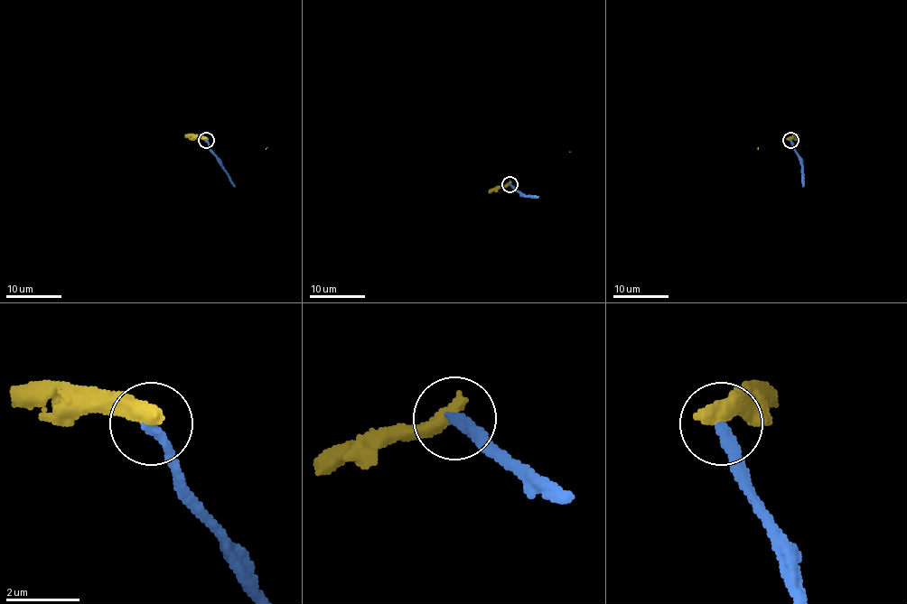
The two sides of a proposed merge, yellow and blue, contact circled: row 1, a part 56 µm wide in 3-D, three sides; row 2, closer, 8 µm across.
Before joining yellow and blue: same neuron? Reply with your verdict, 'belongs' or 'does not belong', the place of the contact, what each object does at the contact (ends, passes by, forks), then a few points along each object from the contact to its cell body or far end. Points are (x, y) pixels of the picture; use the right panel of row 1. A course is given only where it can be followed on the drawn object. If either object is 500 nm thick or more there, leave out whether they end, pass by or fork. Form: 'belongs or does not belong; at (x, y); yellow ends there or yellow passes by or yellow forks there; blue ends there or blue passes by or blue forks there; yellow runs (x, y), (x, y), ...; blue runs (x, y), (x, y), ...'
does not belong; at (790, 140); blue runs (790, 139), (801, 166), (803, 187)

